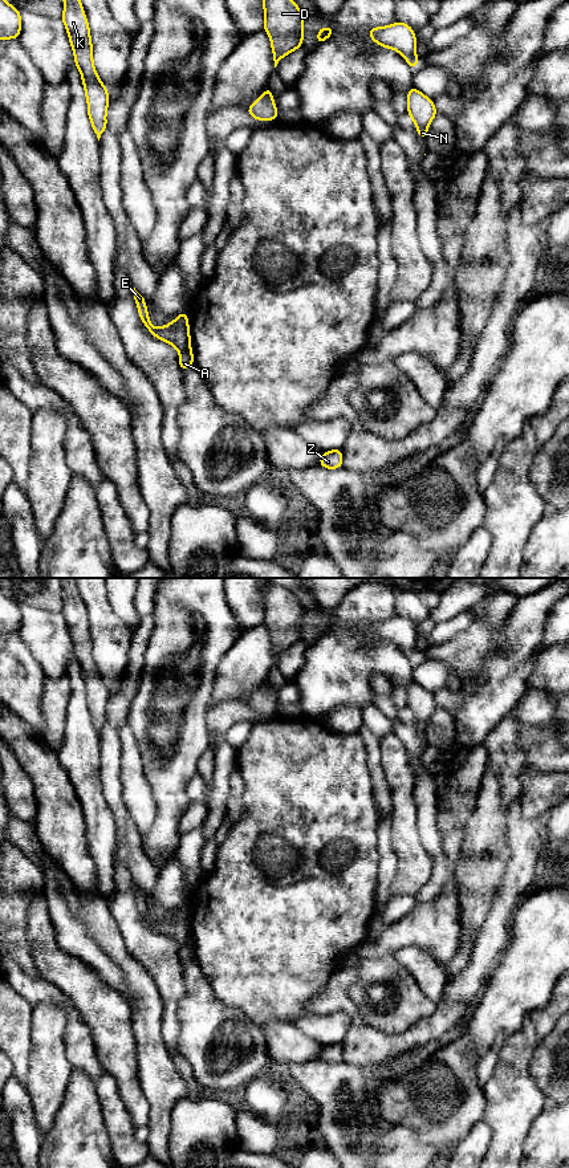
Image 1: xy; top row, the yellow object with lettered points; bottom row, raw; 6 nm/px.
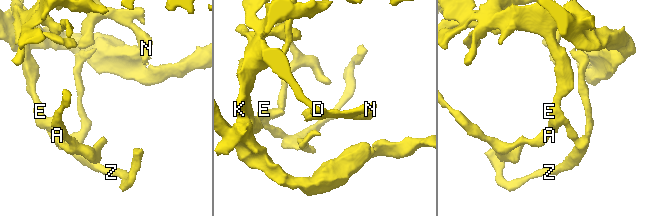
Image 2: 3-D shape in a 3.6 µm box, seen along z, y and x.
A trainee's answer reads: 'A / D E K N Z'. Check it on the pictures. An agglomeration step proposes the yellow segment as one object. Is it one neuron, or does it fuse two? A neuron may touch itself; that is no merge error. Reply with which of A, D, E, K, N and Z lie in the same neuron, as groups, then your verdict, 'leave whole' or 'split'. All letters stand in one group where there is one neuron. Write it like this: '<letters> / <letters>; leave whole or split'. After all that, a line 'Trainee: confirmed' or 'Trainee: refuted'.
A / D E K N Z; split
Trainee: confirmed

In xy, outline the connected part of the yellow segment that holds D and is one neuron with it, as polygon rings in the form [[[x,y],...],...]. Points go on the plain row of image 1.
[[[271,582],[263,589],[263,601],[265,609],[263,624],[269,628],[276,662],[284,650],[301,642],[304,609],[292,593]]]

